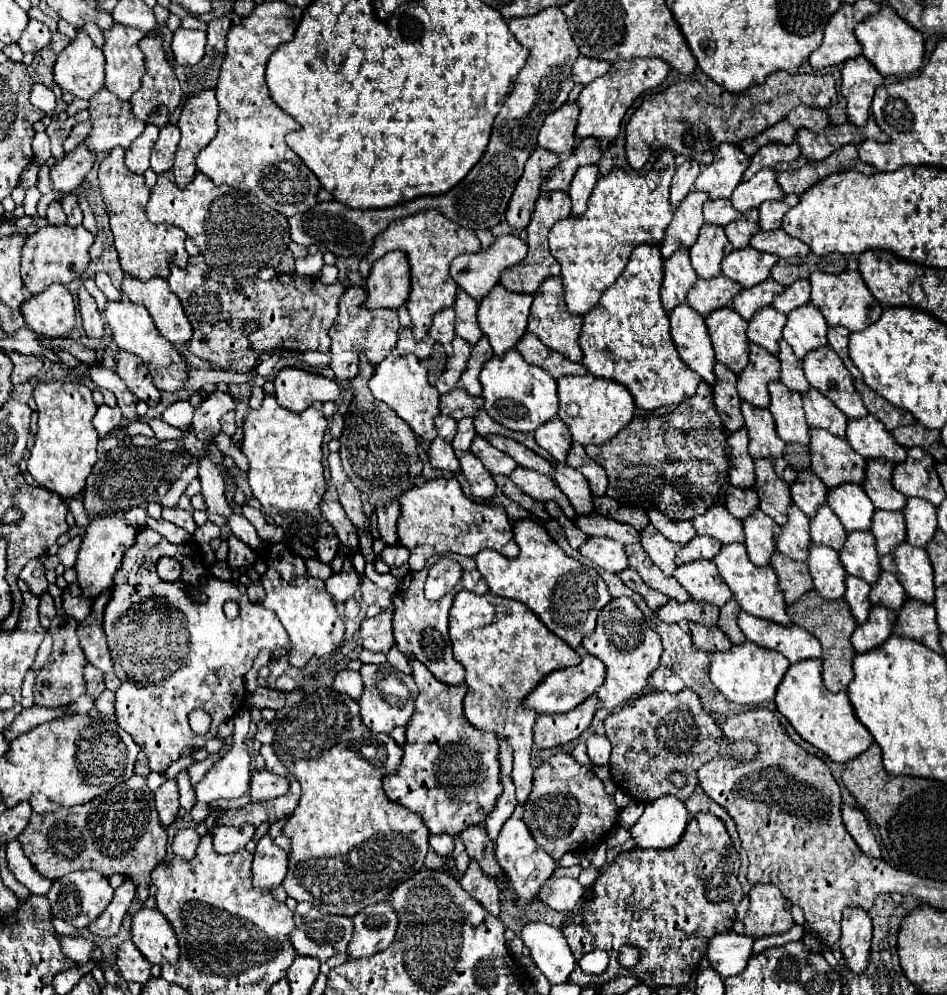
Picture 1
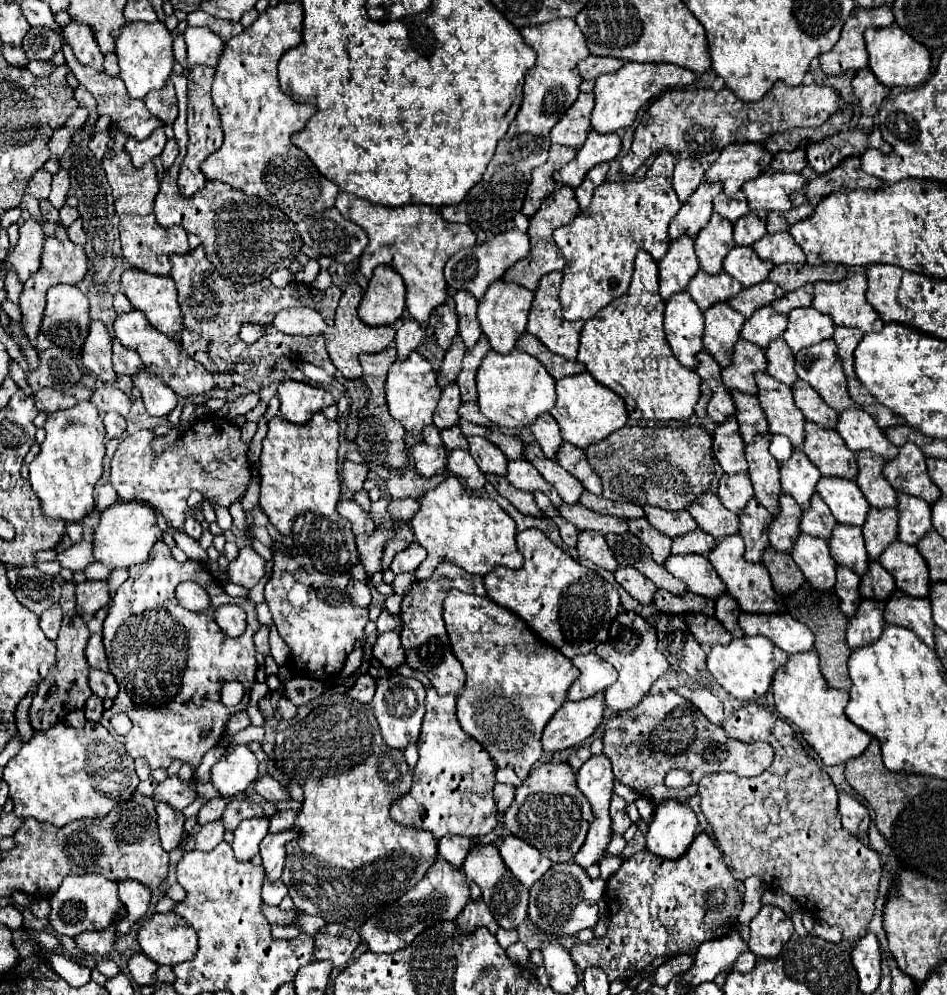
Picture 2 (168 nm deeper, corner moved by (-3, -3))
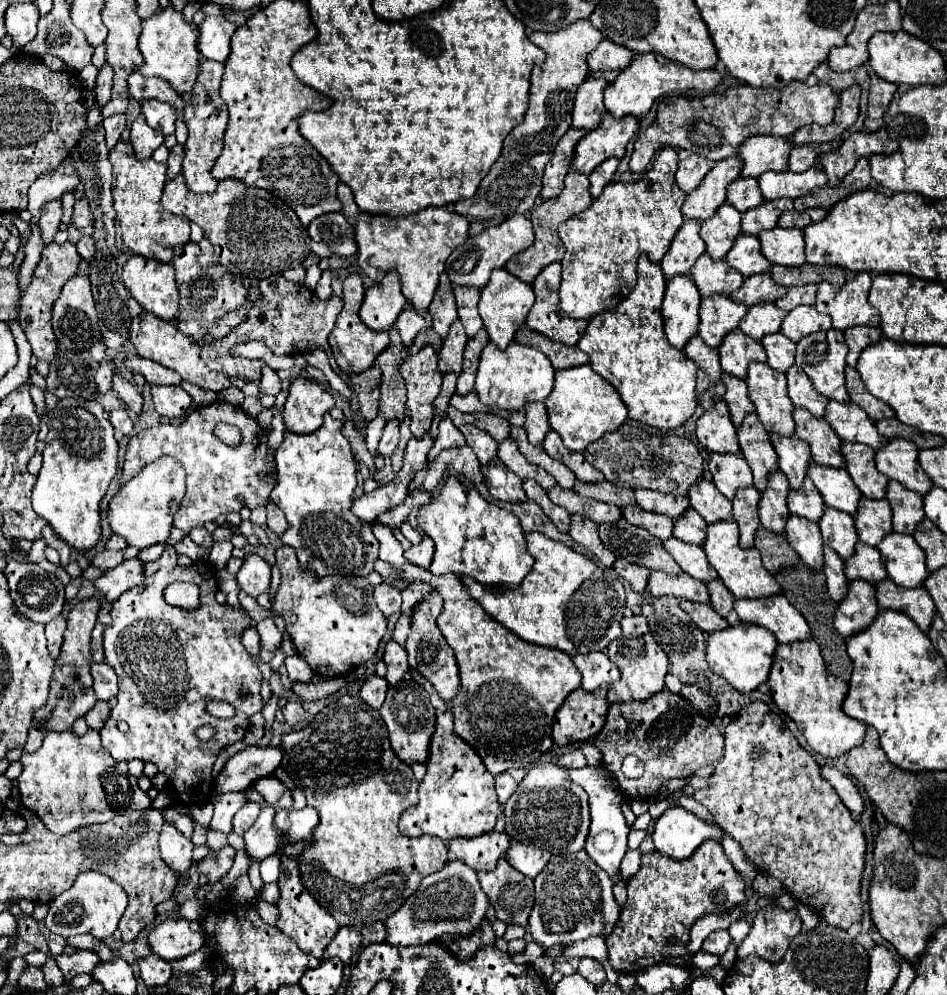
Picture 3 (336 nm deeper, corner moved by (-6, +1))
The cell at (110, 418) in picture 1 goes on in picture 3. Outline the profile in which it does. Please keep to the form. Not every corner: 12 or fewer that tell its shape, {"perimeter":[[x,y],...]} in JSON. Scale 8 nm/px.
{"perimeter":[[126,409],[110,413],[110,423],[118,435],[132,431],[132,419]]}

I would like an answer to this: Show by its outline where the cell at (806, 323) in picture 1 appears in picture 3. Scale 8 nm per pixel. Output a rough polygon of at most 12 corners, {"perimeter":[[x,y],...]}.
{"perimeter":[[814,307],[792,309],[782,333],[800,341],[802,337],[832,327],[830,317]]}

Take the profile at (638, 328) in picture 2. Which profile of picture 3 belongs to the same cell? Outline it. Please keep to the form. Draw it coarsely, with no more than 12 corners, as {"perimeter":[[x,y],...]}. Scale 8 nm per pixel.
{"perimeter":[[646,253],[638,283],[578,341],[628,417],[676,429],[696,371],[664,335],[666,279]]}

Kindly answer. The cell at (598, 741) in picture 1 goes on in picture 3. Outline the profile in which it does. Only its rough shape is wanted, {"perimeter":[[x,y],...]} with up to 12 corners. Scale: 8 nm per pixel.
{"perimeter":[[604,765],[570,769],[590,795],[588,857],[618,873],[628,851],[624,793]]}

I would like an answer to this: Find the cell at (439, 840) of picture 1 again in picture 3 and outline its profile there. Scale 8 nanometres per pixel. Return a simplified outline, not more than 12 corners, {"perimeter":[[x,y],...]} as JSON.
{"perimeter":[[506,833],[456,837],[448,851],[474,871],[494,869]]}

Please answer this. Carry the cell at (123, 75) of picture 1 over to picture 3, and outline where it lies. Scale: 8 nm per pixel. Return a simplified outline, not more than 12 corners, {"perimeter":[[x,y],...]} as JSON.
{"perimeter":[[158,9],[142,21],[144,77],[180,95],[198,75],[198,27]]}

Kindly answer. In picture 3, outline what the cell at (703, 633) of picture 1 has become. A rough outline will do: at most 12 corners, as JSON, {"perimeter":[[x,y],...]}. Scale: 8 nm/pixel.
{"perimeter":[[682,601],[680,607],[706,631],[722,631],[728,621],[710,605]]}

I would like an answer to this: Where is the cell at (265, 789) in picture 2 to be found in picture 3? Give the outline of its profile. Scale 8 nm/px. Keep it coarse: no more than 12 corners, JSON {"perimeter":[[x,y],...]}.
{"perimeter":[[274,775],[254,783],[266,803],[290,809],[290,789]]}

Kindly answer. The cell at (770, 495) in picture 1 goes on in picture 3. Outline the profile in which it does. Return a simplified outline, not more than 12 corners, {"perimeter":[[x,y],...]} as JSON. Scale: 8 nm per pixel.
{"perimeter":[[756,413],[738,429],[742,455],[764,491],[778,457]]}

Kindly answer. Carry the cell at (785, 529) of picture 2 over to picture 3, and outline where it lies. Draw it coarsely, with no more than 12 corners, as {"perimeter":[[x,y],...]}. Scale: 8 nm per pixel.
{"perimeter":[[772,473],[758,505],[760,523],[784,533],[790,517],[790,485]]}

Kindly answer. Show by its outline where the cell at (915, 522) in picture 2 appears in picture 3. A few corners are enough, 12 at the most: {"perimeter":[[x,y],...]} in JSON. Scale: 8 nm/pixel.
{"perimeter":[[890,481],[894,531],[912,535],[924,515],[924,497]]}

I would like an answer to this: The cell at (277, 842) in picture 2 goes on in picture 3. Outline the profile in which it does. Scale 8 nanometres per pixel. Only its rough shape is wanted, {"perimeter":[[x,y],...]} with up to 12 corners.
{"perimeter":[[276,811],[274,827],[282,831],[282,855],[296,857],[310,844],[318,813]]}

